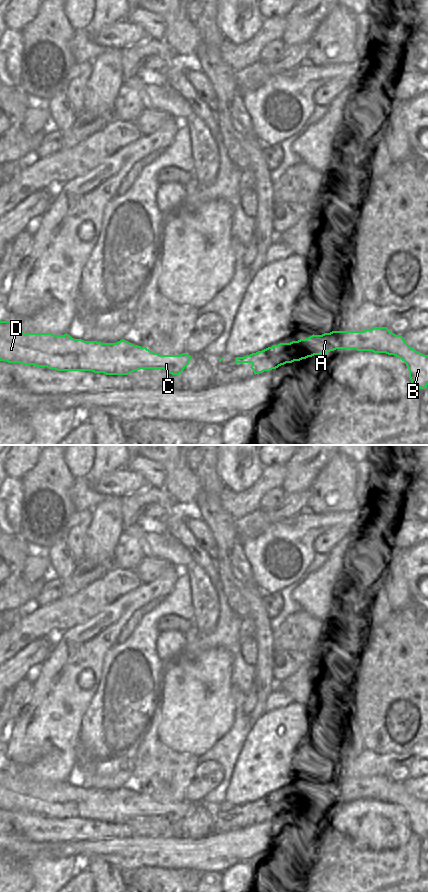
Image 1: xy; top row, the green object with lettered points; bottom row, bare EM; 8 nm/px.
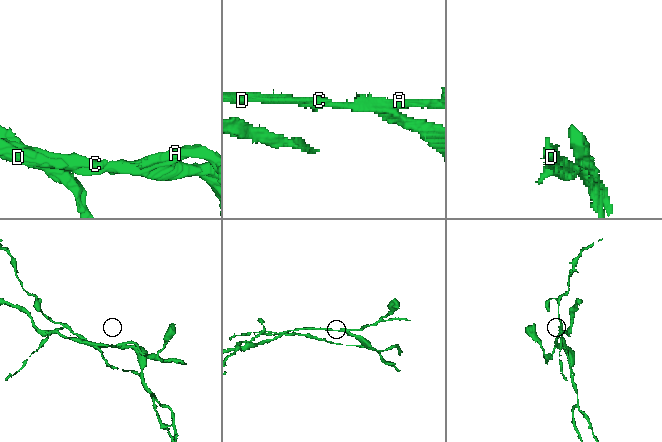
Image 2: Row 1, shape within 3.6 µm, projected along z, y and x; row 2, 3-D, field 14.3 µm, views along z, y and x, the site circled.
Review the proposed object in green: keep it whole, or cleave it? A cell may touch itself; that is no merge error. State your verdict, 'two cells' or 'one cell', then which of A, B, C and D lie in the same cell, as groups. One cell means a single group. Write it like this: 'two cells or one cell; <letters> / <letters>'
two cells; A B / C D

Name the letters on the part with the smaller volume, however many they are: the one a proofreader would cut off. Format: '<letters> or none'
A, B.

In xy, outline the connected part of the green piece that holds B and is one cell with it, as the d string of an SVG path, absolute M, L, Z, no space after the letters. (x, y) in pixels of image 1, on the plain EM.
M374 775L364 779L332 779L322 783L313 782L306 787L300 787L290 791L280 791L244 805L236 805L235 810L251 811L252 813L250 816L256 823L264 820L268 813L281 814L286 811L300 809L314 803L328 801L336 797L356 797L357 799L372 799L374 801L394 803L405 810L409 818L411 833L420 837L424 837L428 833L428 803L424 803L410 795L401 783L392 781L387 775Z

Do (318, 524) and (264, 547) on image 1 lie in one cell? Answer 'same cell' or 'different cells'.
same cell

